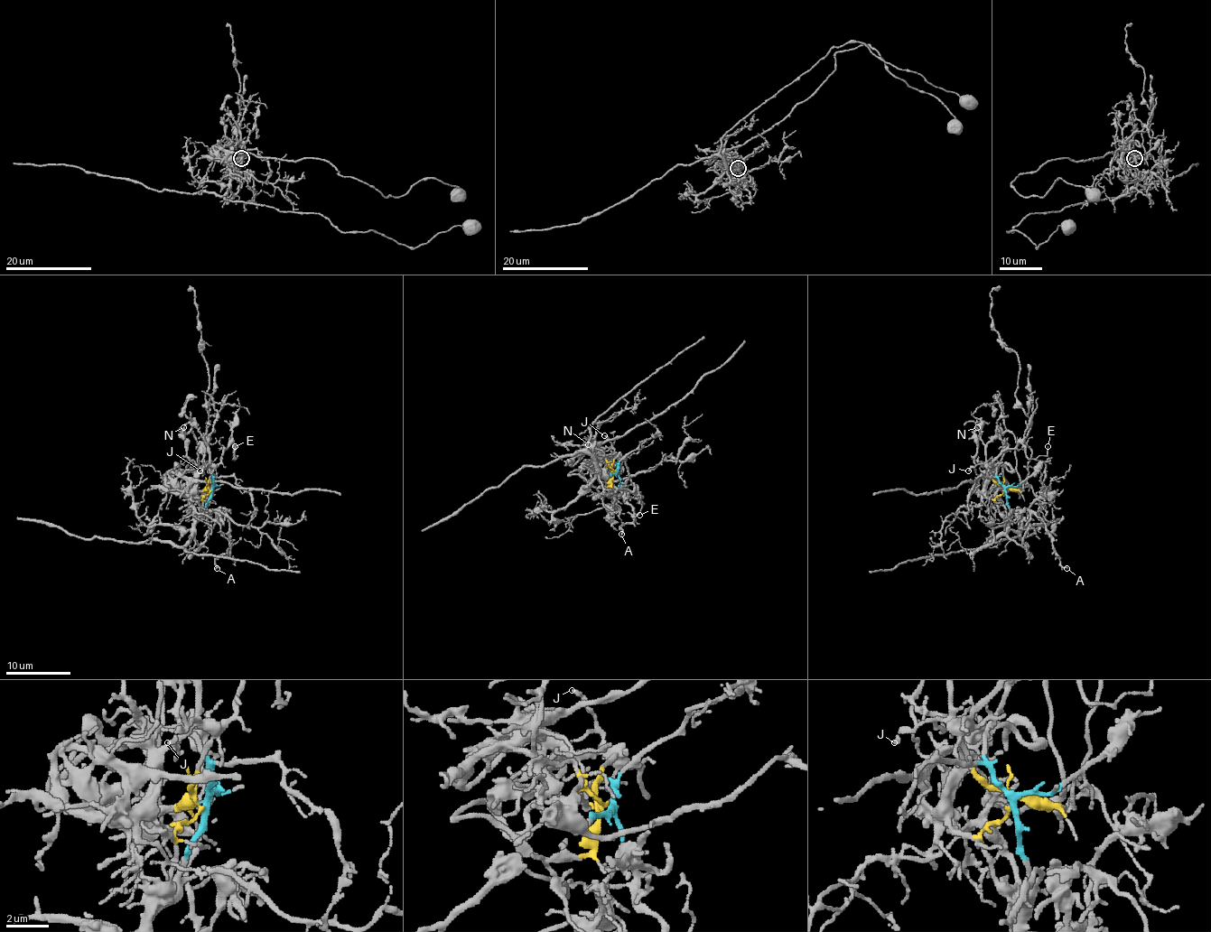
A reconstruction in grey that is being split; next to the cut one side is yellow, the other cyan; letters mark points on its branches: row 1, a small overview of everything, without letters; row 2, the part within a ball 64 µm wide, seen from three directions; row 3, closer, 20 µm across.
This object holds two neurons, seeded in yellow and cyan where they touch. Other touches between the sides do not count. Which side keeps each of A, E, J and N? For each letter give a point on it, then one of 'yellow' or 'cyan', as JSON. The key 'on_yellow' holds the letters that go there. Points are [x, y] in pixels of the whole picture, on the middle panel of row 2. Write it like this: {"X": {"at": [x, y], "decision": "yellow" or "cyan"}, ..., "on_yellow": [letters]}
{"A": {"at": [621, 534], "decision": "cyan"}, "E": {"at": [639, 515], "decision": "yellow"}, "J": {"at": [604, 435], "decision": "yellow"}, "N": {"at": [588, 444], "decision": "yellow"}, "on_yellow": ["E", "J", "N"]}

